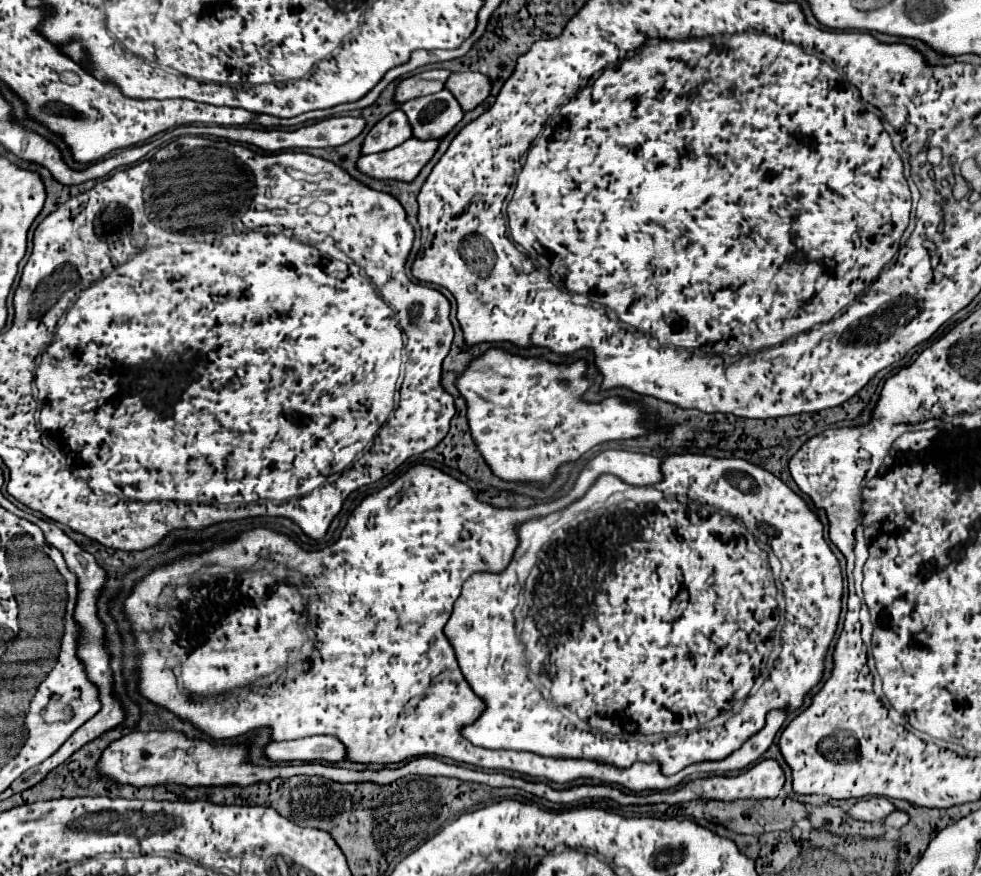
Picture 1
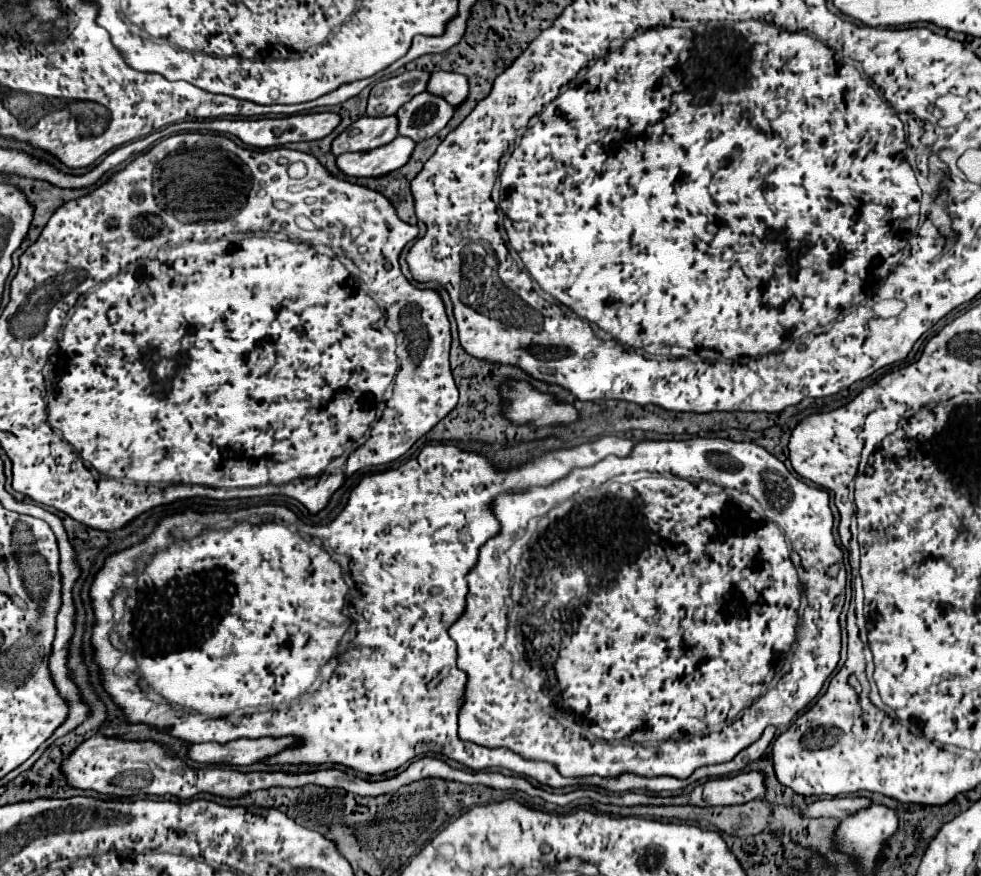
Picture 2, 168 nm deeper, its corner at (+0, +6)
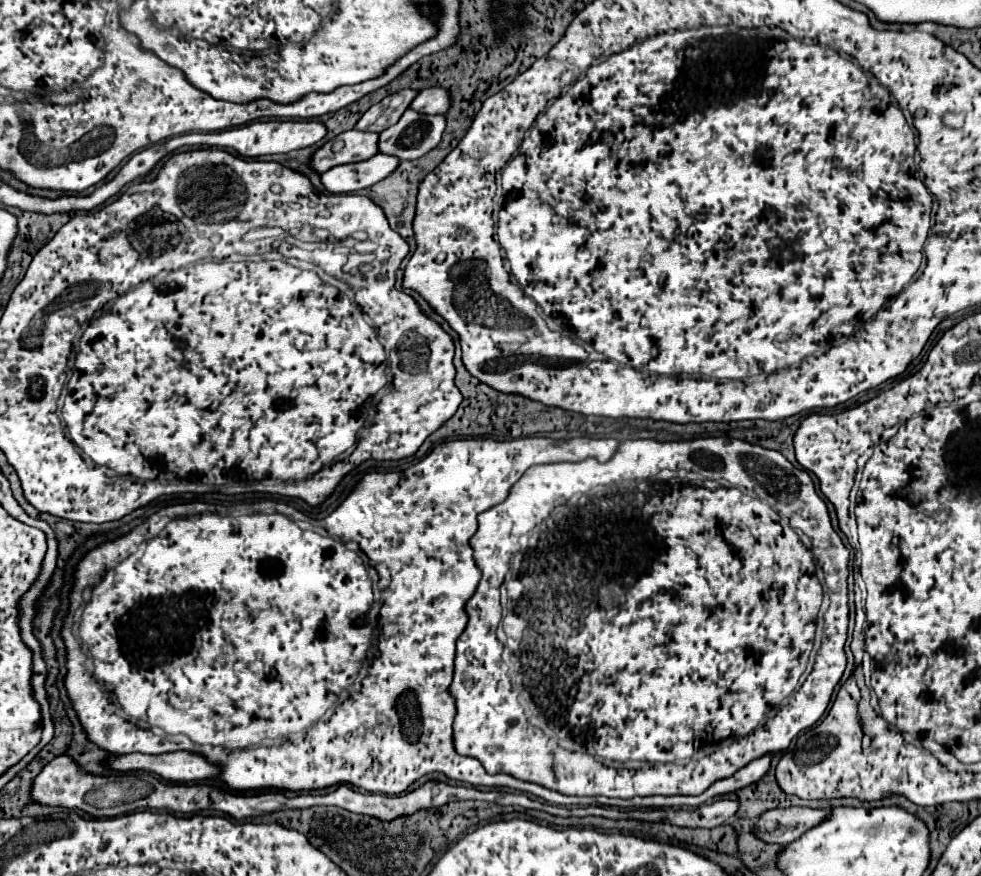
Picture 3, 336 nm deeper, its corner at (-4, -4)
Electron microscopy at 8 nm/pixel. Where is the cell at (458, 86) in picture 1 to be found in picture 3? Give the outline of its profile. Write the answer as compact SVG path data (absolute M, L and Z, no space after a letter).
M429 87L417 93L409 109L423 111L427 115L435 115L435 113L445 113L449 105L451 105L451 97L443 87Z

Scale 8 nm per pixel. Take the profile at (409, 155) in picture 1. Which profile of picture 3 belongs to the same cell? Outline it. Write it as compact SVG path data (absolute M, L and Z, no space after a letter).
M375 153L371 159L351 165L337 165L329 169L327 173L321 175L321 183L329 193L353 193L383 181L397 169L397 165L399 159Z

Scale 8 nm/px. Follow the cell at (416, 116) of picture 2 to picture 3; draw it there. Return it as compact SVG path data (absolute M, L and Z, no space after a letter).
M405 111L393 127L387 127L387 131L379 133L379 153L393 155L401 161L413 161L435 149L441 141L441 135L445 131L445 117L443 115L423 115L417 111Z

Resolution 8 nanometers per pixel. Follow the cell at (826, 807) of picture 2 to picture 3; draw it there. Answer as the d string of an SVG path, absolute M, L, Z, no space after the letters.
M811 807L771 809L755 821L753 833L765 843L785 845L801 837L811 827L819 825L825 817L827 817L827 811L811 809Z

